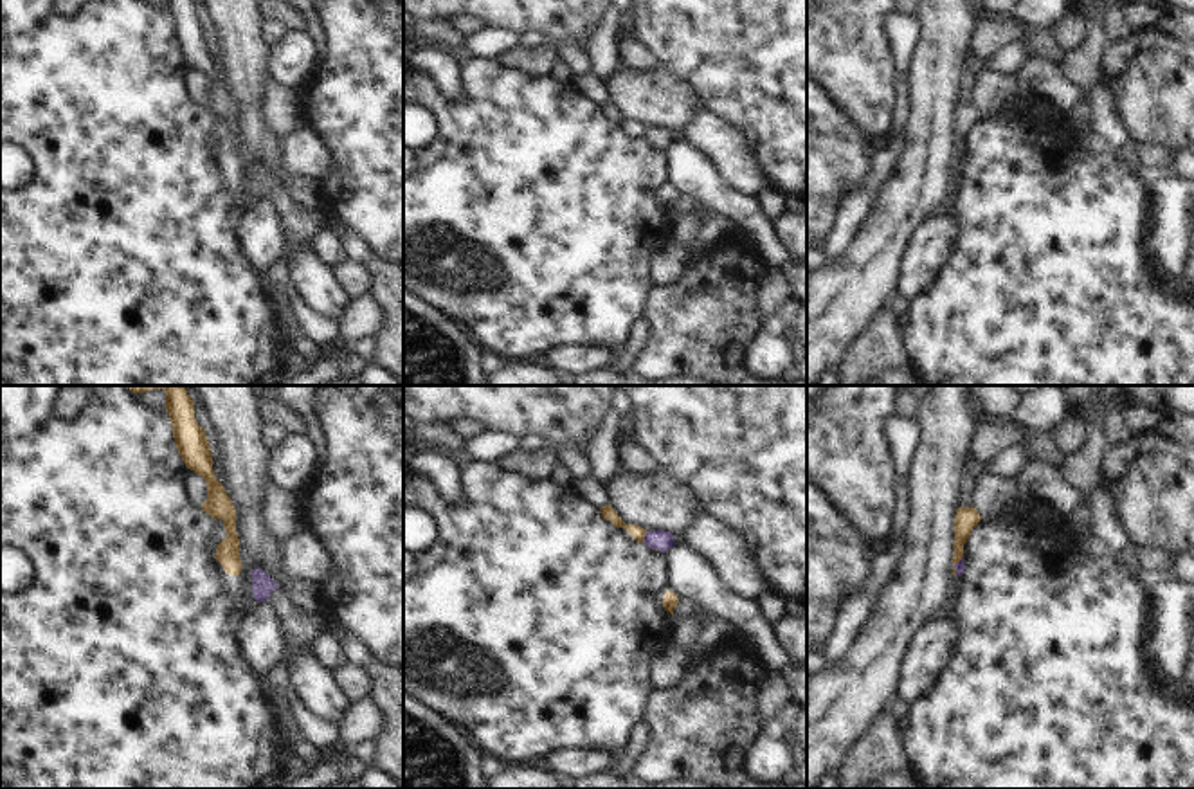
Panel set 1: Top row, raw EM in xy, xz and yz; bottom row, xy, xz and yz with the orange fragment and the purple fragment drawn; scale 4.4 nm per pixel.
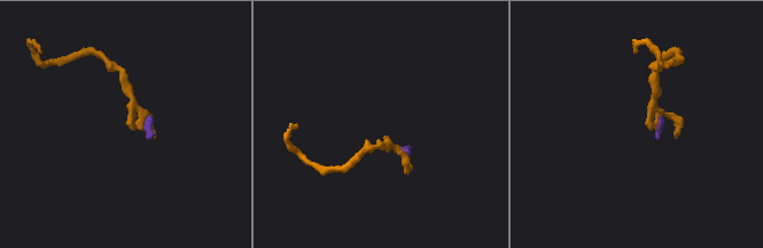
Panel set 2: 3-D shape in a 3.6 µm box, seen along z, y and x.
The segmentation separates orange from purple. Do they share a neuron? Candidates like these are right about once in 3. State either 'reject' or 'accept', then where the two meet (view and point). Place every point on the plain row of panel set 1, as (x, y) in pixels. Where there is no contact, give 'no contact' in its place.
reject | xz (643, 134)

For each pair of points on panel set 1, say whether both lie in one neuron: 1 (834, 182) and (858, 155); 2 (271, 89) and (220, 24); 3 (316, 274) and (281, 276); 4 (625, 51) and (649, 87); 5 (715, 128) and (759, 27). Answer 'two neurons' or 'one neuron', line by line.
1: one neuron
2: two neurons
3: two neurons
4: two neurons
5: two neurons

